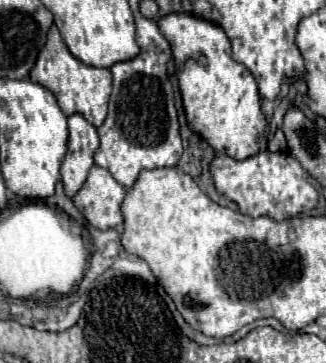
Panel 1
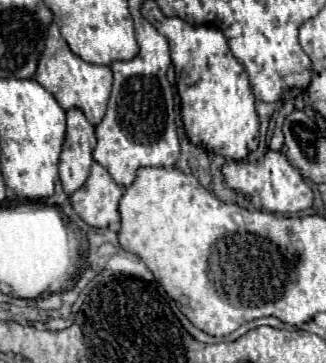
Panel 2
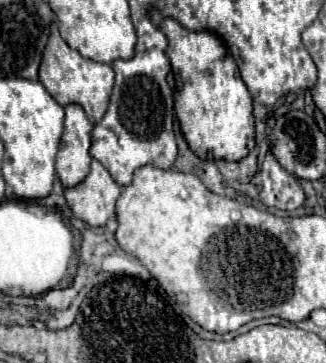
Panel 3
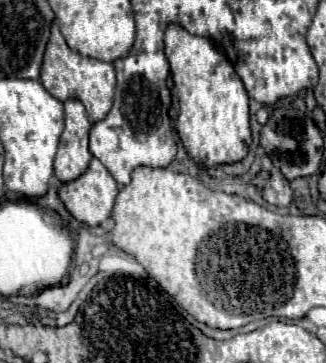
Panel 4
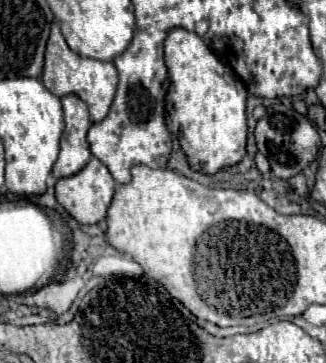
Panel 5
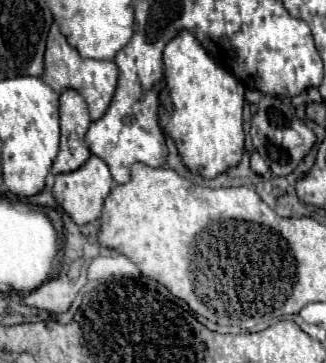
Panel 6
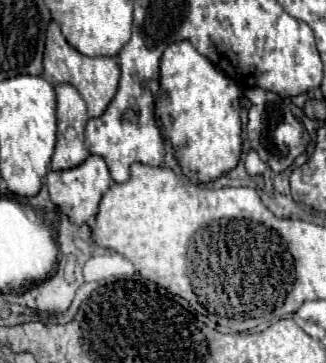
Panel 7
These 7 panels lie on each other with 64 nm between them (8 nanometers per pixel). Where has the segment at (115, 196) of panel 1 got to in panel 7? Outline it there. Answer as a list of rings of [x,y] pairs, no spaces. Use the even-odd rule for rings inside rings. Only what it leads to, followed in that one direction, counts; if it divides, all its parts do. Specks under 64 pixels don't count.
[[[88,156],[80,166],[70,168],[70,170],[60,170],[60,172],[48,172],[48,190],[50,190],[50,200],[58,206],[62,214],[70,218],[74,224],[84,224],[92,220],[98,214],[98,204],[106,190],[110,188],[110,172],[106,162],[100,156]]]

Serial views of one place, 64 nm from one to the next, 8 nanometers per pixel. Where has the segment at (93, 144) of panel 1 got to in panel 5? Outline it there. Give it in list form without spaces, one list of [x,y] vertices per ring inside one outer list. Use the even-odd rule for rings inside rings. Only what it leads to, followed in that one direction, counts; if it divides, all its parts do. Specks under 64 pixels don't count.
[[[64,96],[62,106],[64,106],[66,128],[60,138],[60,154],[52,170],[56,178],[68,178],[78,174],[92,158],[86,142],[86,132],[90,128],[90,116],[86,104],[78,96]]]

